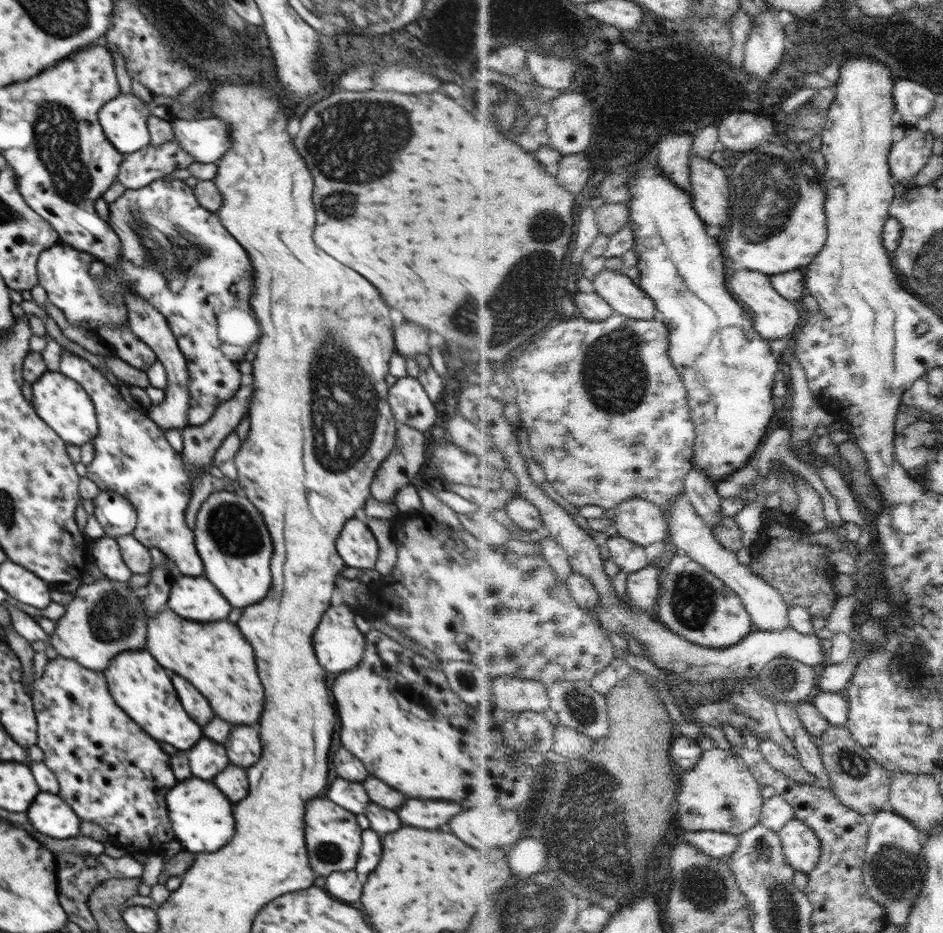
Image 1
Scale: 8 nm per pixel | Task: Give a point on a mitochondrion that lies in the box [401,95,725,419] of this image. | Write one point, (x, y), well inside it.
(529, 281)

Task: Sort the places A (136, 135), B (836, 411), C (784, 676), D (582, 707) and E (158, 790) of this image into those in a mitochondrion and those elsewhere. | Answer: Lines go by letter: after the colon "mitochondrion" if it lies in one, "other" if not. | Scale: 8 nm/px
A: other
B: other
C: mitochondrion
D: mitochondrion
E: other

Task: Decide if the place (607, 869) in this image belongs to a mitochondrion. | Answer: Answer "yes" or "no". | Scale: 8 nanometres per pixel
yes

